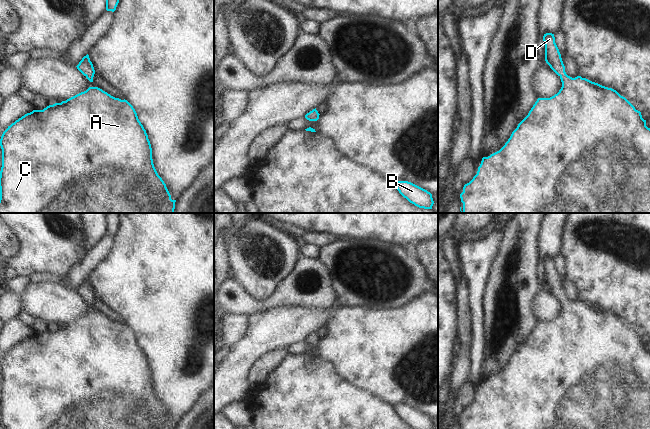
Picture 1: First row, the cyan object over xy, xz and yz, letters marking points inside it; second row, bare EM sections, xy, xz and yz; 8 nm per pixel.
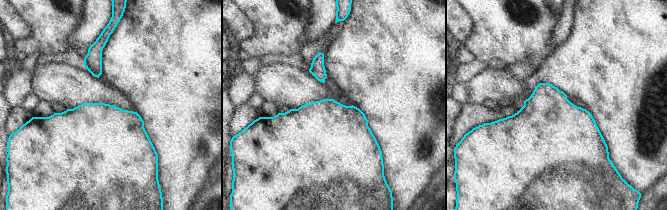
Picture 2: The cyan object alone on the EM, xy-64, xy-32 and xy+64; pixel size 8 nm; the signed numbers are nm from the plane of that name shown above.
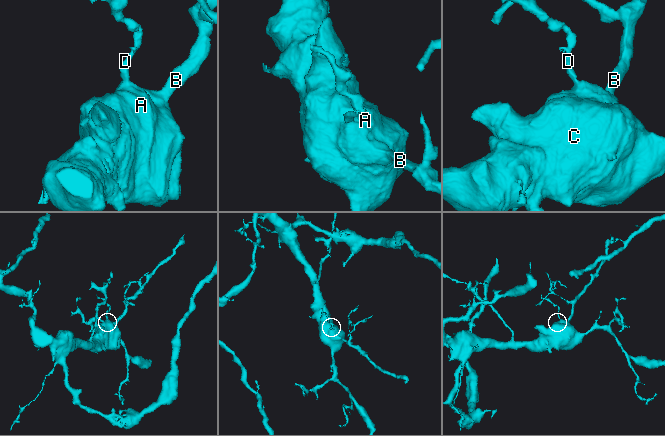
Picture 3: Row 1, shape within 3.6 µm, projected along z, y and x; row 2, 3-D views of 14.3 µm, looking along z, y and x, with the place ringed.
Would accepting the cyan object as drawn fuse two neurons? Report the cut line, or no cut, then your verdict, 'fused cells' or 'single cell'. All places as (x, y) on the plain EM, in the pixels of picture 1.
cut none; single cell

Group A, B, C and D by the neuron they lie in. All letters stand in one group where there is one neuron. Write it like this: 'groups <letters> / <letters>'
groups A B C D

